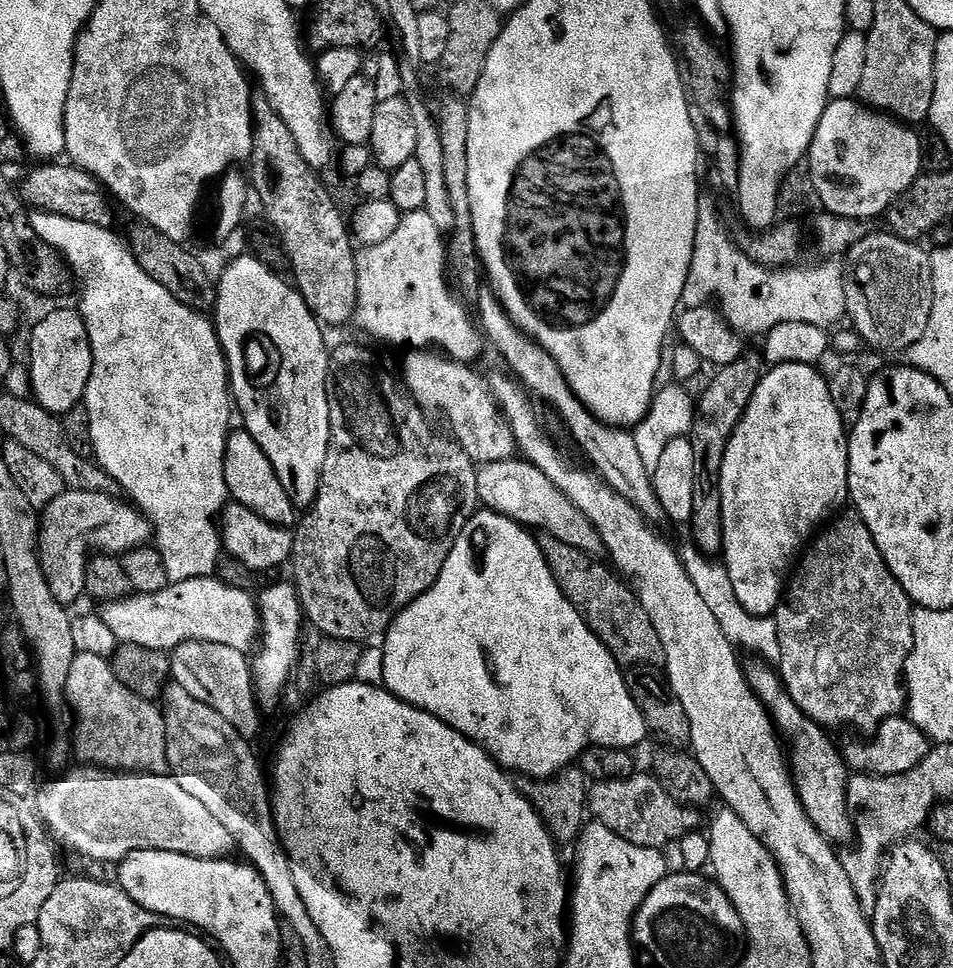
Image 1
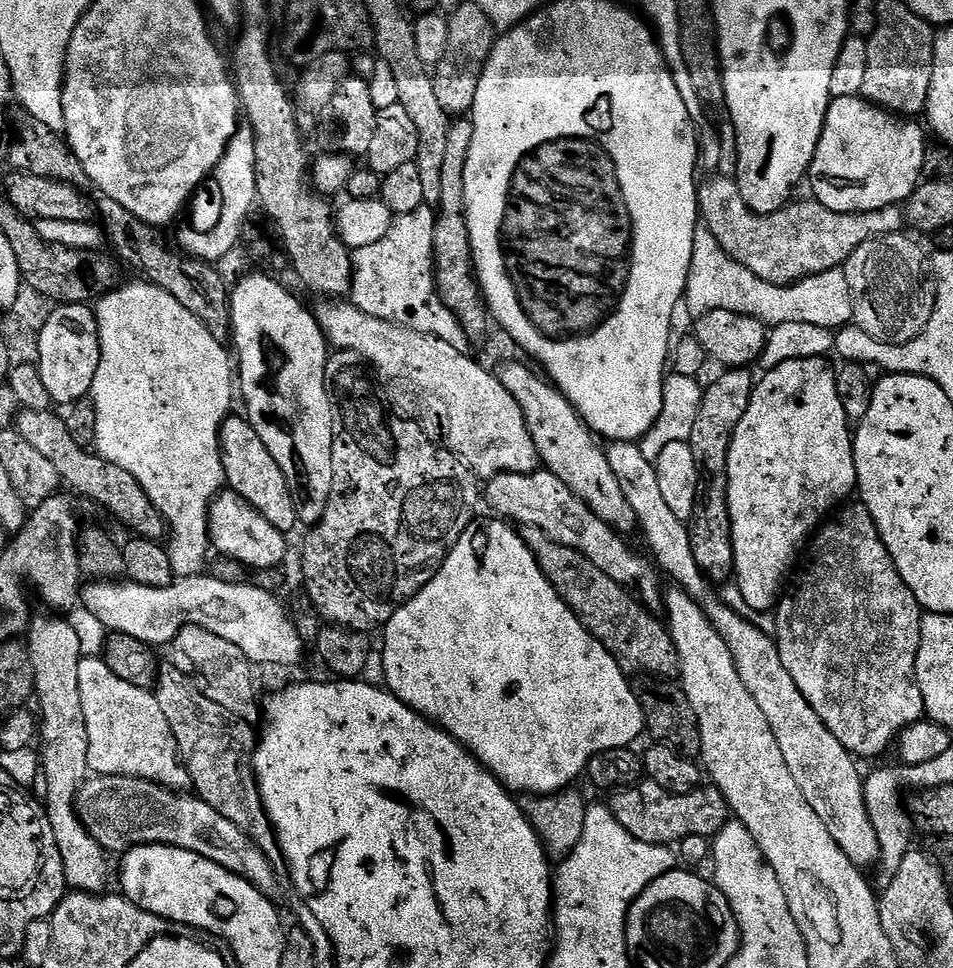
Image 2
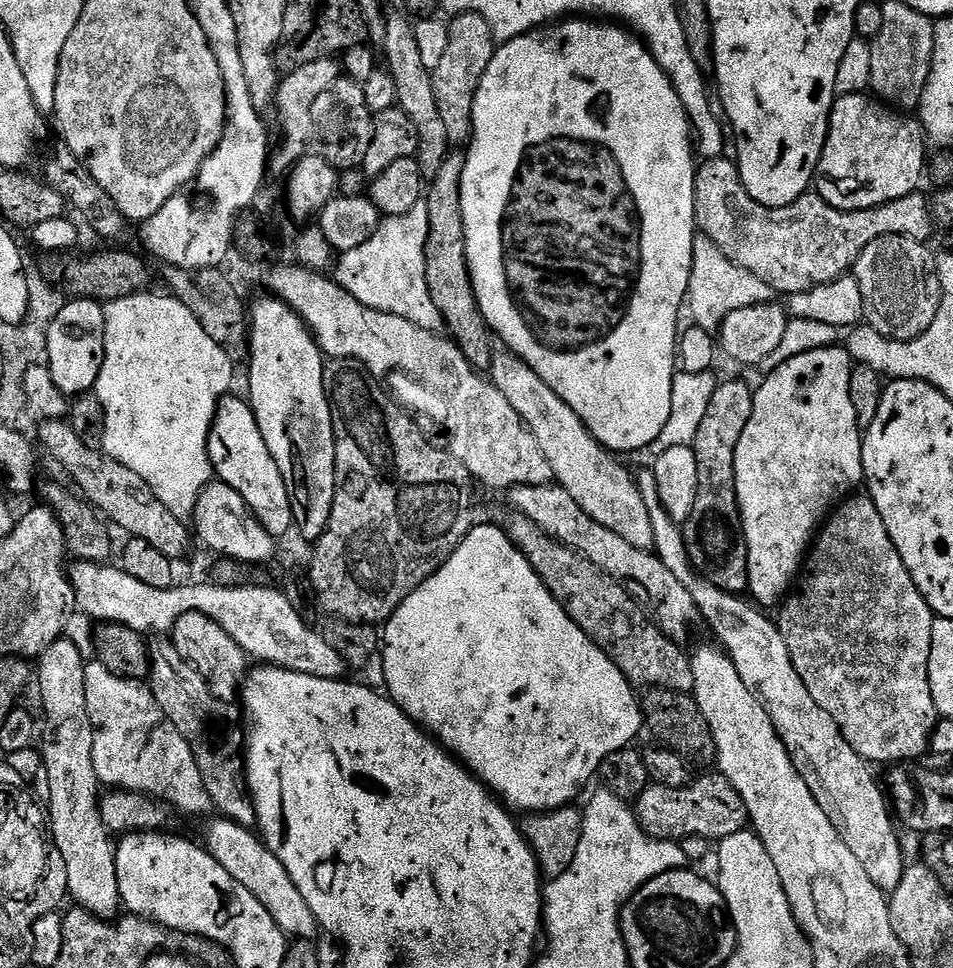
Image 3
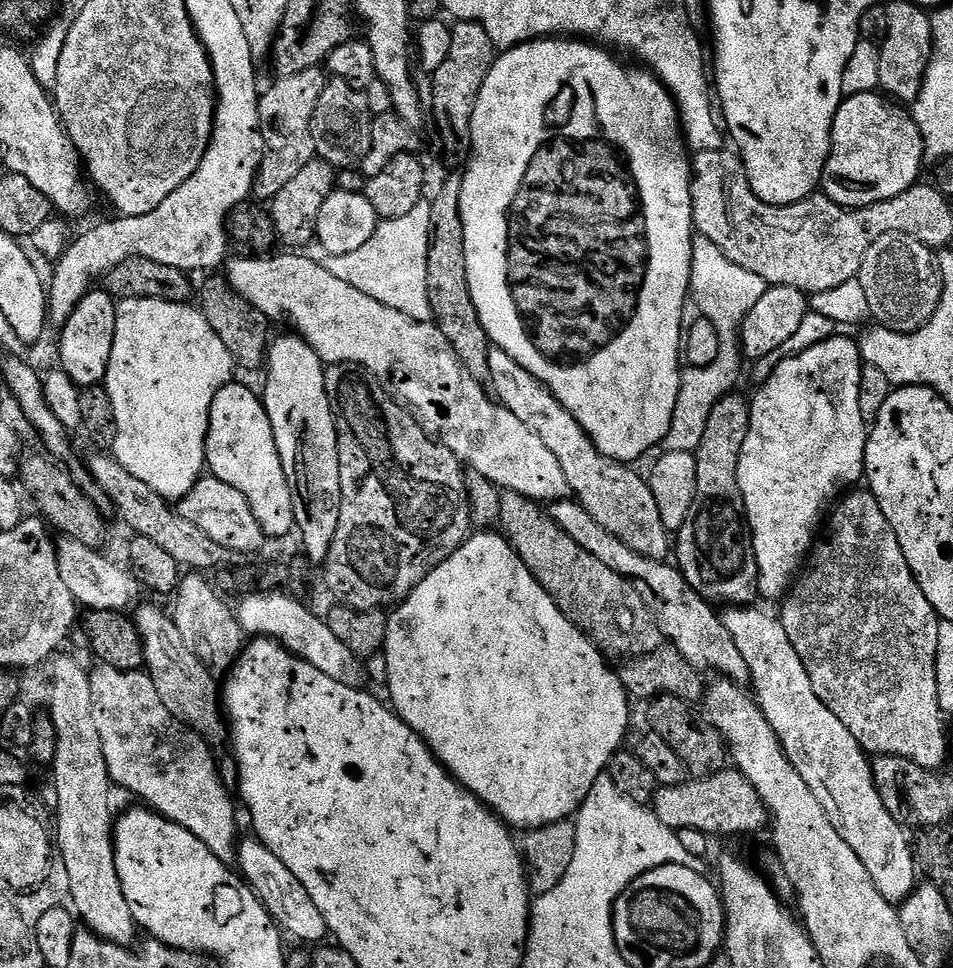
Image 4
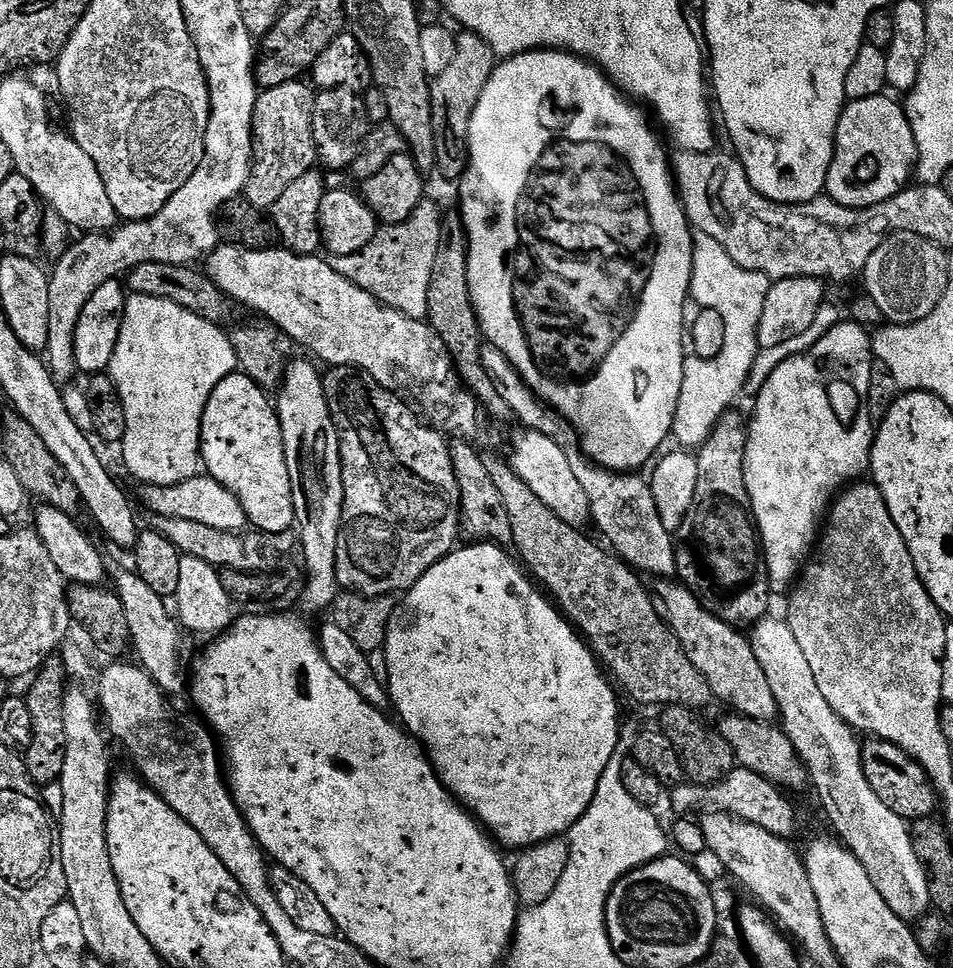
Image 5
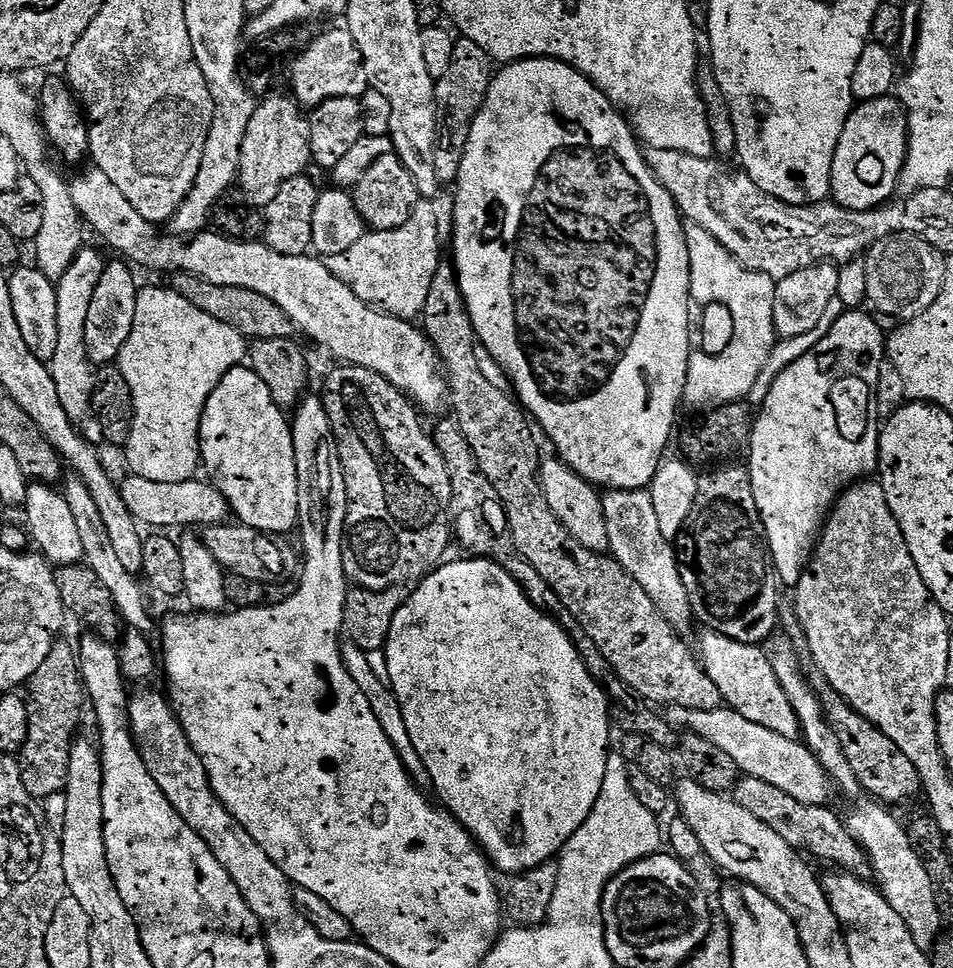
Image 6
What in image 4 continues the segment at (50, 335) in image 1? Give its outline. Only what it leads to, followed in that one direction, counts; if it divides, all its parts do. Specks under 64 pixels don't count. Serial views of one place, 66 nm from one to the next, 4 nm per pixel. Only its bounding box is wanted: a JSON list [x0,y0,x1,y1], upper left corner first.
[59,290,117,390]

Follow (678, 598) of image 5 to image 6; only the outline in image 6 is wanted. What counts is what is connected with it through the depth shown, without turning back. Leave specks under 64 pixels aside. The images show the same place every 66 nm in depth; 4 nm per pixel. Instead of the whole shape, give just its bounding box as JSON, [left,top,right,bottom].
[698,631,799,737]

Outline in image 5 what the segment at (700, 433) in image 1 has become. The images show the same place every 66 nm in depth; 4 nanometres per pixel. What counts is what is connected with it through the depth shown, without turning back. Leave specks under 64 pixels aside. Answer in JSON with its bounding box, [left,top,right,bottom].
[675,410,770,626]

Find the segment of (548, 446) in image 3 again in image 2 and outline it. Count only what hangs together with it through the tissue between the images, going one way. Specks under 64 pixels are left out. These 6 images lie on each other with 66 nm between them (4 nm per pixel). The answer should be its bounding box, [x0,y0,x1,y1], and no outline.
[494,360,638,534]

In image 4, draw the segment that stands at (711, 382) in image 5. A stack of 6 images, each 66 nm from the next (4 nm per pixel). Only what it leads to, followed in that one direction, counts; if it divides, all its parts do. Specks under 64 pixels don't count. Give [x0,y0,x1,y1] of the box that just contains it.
[662,234,770,453]

